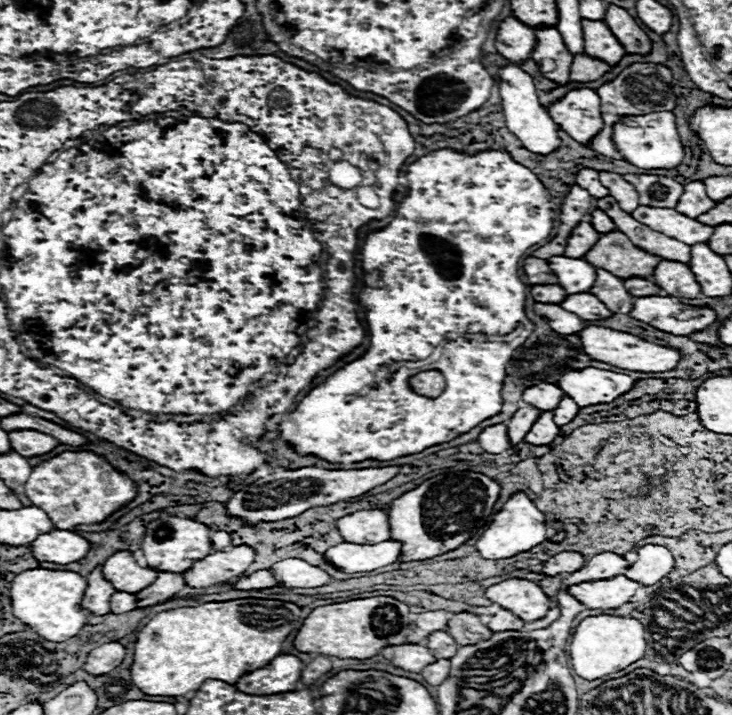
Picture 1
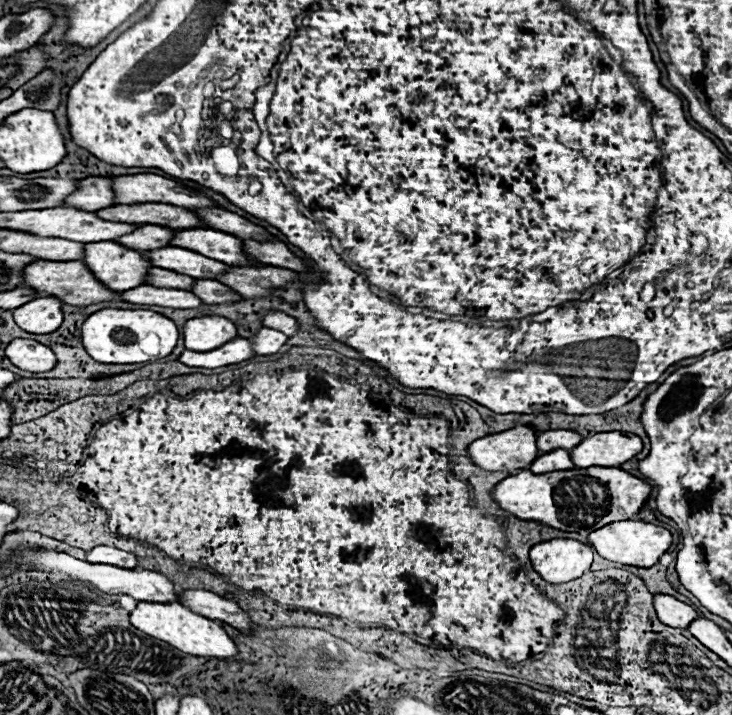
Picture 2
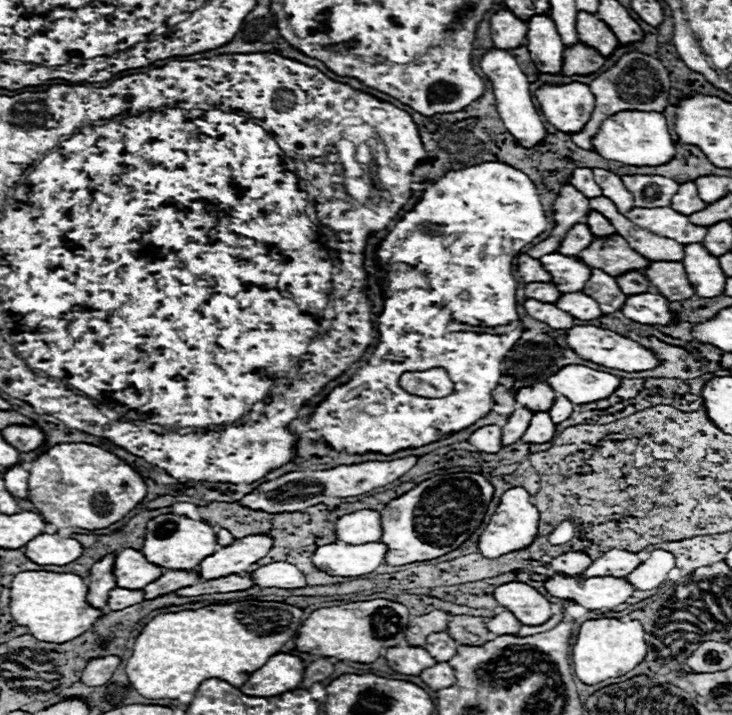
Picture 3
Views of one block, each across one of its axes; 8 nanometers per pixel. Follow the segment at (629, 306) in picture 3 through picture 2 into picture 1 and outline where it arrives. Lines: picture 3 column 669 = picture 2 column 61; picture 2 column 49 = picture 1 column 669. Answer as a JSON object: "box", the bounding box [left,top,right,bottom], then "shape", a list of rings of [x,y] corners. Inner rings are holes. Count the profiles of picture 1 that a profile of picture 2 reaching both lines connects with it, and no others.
{"box":[630,296,716,336],"shape":[[[672,296],[636,298],[634,312],[630,312],[630,316],[676,336],[702,332],[716,322],[716,312],[712,308],[686,306],[676,302],[676,298]]]}

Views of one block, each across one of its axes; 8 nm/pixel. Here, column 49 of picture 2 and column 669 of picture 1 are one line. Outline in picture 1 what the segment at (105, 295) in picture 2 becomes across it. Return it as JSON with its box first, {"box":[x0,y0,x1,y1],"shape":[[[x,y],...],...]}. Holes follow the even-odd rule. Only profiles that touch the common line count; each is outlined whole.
{"box":[654,260,702,298],"shape":[[[662,260],[654,270],[654,282],[676,298],[698,298],[702,294],[700,284],[690,272],[690,266],[682,262]]]}

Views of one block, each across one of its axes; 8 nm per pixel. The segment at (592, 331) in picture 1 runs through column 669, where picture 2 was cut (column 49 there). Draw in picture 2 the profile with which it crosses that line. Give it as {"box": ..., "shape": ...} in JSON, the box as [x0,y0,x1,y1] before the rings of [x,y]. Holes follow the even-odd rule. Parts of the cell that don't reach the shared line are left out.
{"box":[6,338,58,372],"shape":[[[26,338],[12,340],[6,348],[6,356],[14,366],[28,372],[48,372],[58,362],[56,354],[48,346]]]}

